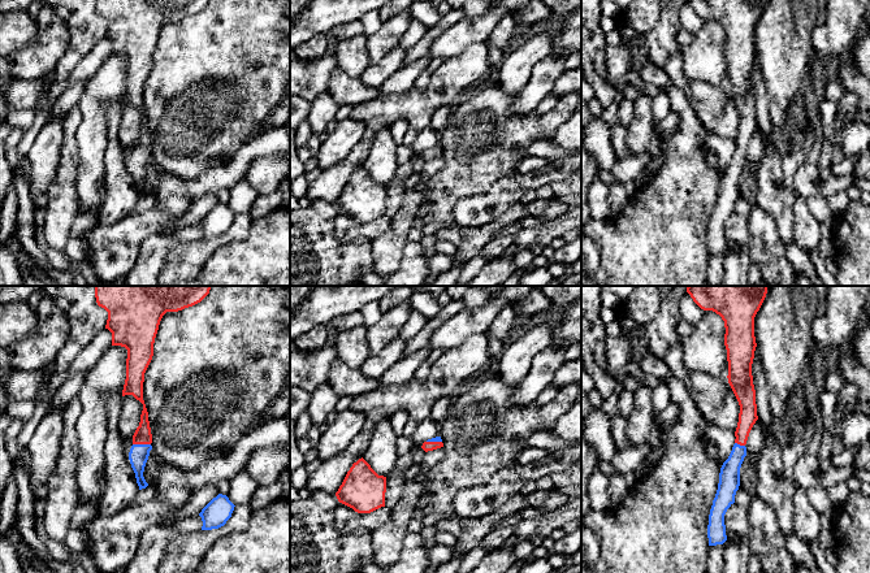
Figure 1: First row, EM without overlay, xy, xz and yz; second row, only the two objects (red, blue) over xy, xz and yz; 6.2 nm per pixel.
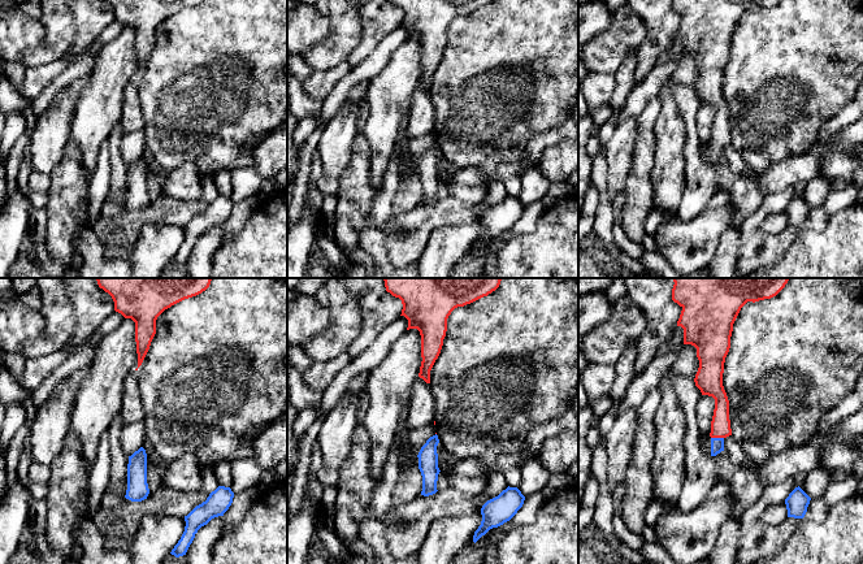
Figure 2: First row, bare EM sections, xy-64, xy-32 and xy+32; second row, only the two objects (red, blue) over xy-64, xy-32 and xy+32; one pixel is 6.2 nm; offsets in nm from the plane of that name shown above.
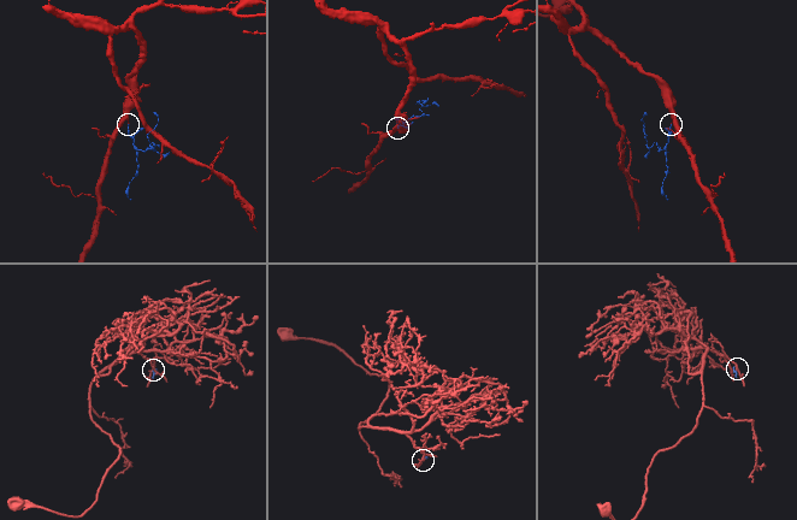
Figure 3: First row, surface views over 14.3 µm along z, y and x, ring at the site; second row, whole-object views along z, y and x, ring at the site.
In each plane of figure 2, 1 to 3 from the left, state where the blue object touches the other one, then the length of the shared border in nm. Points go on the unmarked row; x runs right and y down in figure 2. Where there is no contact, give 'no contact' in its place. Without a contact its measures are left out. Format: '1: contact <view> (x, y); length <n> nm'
1: no contact
2: no contact
3: contact xy+32 (718, 146); length 80 nm

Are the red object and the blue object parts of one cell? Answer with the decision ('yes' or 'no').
yes

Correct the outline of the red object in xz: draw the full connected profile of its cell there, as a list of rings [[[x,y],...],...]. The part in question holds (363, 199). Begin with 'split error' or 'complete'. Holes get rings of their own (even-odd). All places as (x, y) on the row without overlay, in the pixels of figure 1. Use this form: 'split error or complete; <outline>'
complete; [[[362,166],[347,181],[336,205],[358,222],[371,222],[385,216],[386,186],[378,185]]]

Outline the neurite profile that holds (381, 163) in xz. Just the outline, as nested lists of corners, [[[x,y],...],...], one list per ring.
[[[388,127],[376,133],[363,168],[378,185],[386,186],[395,175],[399,166],[397,148],[398,143]]]

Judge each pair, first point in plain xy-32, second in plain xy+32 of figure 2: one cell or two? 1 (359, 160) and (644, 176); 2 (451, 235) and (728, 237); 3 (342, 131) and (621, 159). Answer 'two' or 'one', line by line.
1: one
2: one
3: one

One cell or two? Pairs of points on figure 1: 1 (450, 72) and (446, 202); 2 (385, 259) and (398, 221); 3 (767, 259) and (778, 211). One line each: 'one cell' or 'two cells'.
1: two cells
2: one cell
3: two cells

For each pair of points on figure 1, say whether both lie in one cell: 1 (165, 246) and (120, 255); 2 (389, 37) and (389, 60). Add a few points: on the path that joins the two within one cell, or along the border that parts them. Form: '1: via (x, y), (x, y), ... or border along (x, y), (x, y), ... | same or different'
1: border along (163, 233), (141, 243), (128, 272) | different
2: border along (397, 44), (371, 65) | different

